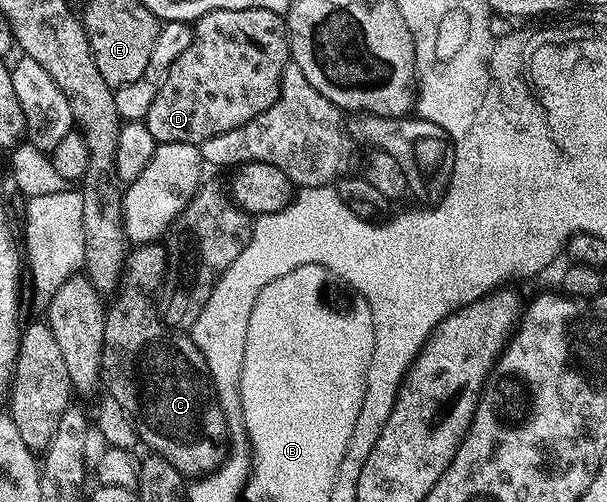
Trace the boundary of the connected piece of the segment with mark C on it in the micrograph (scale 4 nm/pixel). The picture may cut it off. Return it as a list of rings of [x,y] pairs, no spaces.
[[[161,242],[136,245],[126,255],[119,291],[112,297],[113,305],[108,305],[105,314],[101,384],[104,391],[116,398],[119,406],[129,413],[137,428],[138,441],[146,444],[152,455],[171,462],[182,477],[200,478],[216,472],[224,464],[229,454],[229,424],[217,400],[217,391],[213,388],[213,379],[199,346],[195,346],[192,335],[167,327],[161,320],[158,305],[149,297],[149,292],[162,291],[166,263],[165,246]]]

